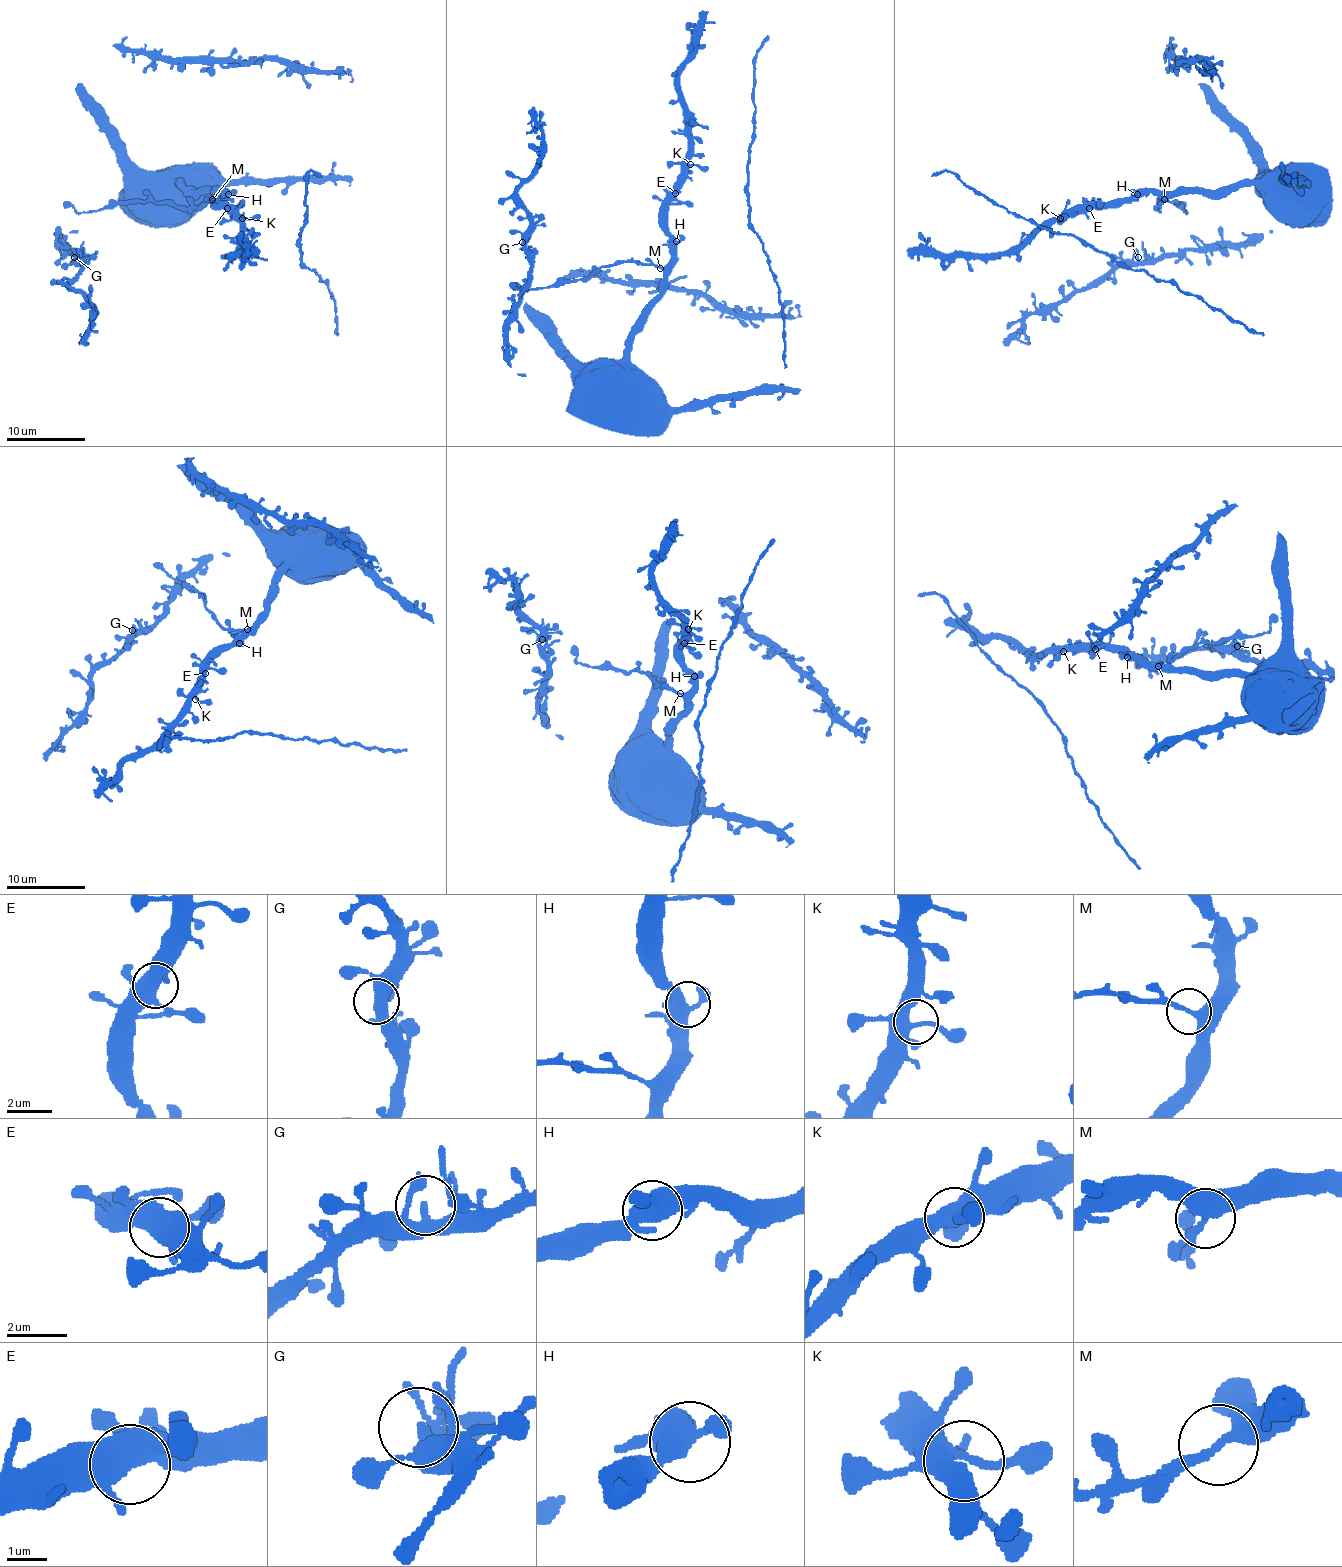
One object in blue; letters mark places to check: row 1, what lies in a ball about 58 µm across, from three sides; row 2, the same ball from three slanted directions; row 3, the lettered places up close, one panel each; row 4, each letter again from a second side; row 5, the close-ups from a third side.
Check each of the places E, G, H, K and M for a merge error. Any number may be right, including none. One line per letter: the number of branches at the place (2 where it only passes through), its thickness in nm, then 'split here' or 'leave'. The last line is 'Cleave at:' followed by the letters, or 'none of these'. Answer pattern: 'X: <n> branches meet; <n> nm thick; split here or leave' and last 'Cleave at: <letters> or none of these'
E: 4 branches meet; 480 nm thick; leave
G: 2 branches meet; 300 nm thick; leave
H: 4 branches meet; 480 nm thick; leave
K: 3 branches meet; 320 nm thick; leave
M: 2 branches meet; 320 nm thick; split here
Cleave at: M

